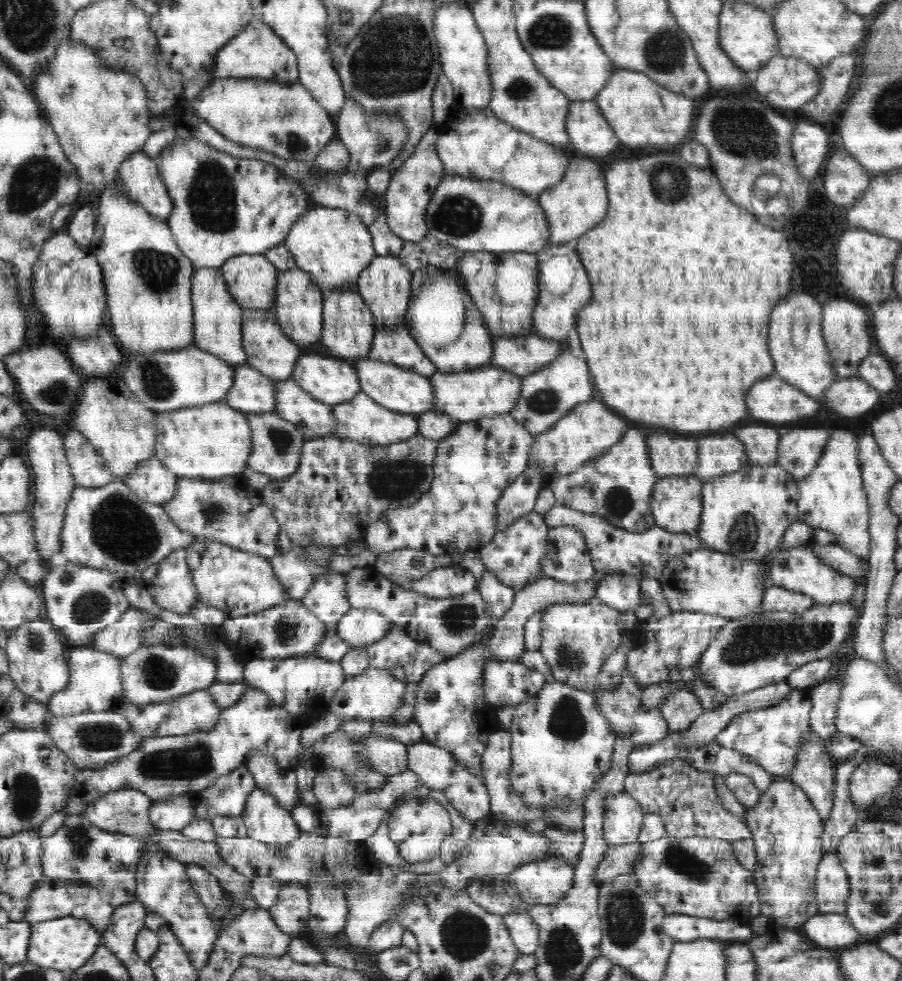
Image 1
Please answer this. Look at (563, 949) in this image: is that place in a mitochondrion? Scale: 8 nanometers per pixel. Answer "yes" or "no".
yes

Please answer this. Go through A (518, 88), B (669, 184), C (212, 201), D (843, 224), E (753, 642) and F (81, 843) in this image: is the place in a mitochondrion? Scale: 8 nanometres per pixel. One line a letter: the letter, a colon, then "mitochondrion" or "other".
A: mitochondrion
B: mitochondrion
C: mitochondrion
D: other
E: mitochondrion
F: mitochondrion

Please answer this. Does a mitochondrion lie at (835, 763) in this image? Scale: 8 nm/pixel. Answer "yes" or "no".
no

